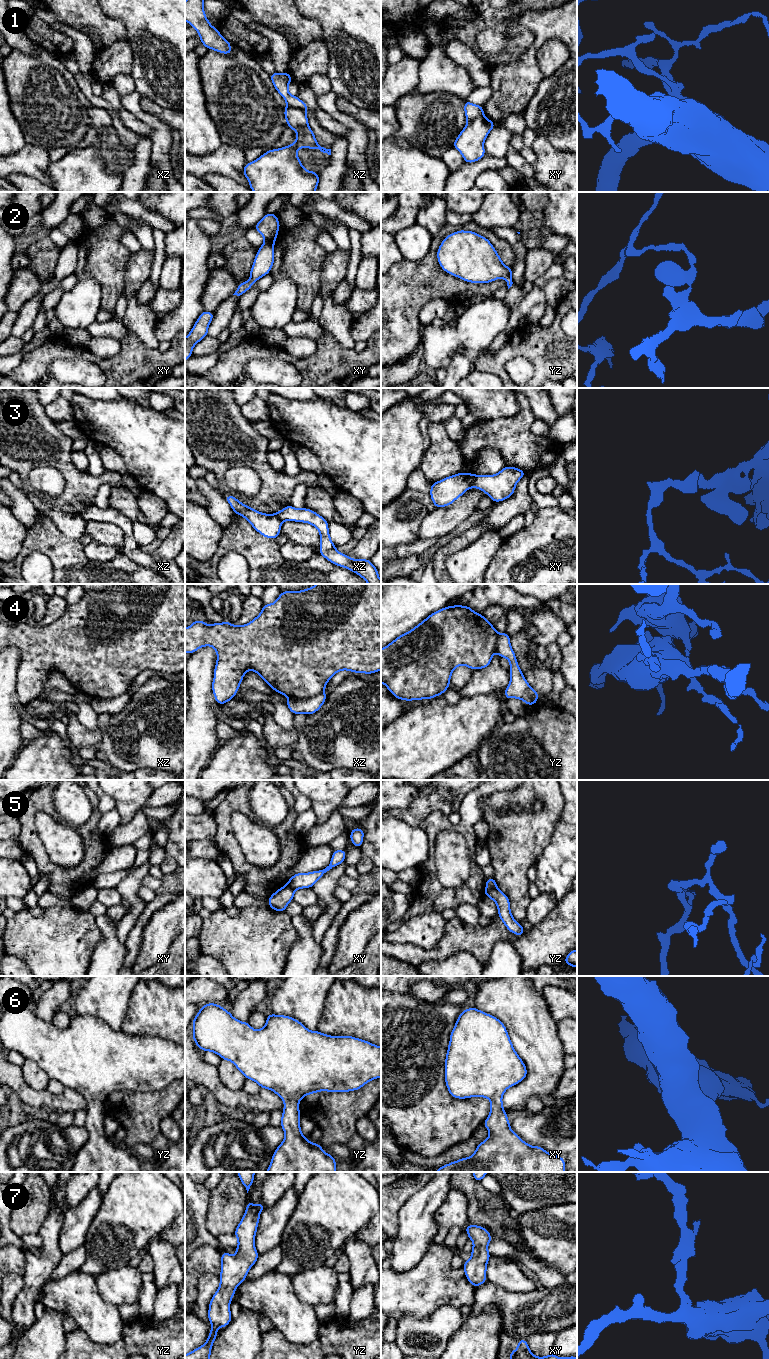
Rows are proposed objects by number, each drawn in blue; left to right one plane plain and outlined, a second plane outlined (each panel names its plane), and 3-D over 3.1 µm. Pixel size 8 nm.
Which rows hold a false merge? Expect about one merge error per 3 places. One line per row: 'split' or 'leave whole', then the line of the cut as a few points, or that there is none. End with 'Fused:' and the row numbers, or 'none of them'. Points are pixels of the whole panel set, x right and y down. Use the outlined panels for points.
1: split; cut xz (287, 104), (298, 107), (305, 115)
2: leave whole; cut none
3: split; cut xy (475, 475), (470, 486)
4: split; cut xz (323, 691), (307, 698), (290, 698)
5: split; cut yz (486, 886), (496, 888)
6: leave whole; cut none
7: leave whole; cut none
Fused: 1, 3, 4, 5

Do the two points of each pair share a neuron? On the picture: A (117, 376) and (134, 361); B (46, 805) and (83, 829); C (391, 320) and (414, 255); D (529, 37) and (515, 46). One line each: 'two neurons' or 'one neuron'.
A: one neuron
B: one neuron
C: two neurons
D: one neuron

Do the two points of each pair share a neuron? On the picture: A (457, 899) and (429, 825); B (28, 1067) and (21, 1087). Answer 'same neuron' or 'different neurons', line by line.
A: same neuron
B: different neurons

